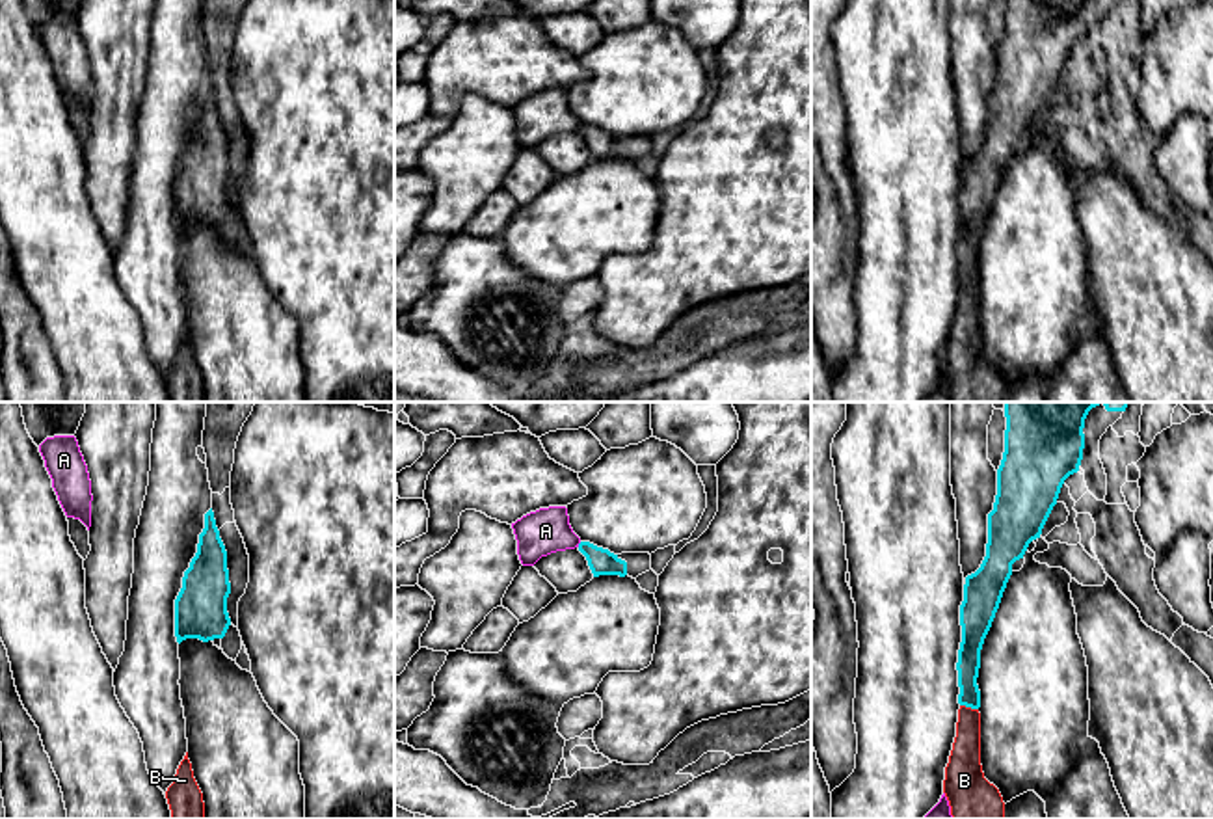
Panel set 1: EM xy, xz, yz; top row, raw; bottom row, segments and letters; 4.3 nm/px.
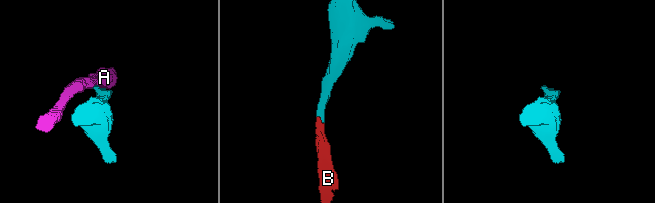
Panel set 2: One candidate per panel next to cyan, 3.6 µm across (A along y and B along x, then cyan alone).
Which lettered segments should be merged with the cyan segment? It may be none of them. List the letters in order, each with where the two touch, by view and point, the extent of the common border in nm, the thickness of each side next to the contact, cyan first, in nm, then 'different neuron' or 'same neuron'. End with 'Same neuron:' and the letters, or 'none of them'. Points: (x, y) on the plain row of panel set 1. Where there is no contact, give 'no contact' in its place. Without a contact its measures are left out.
A: xz (579, 127) | 30 nm | 110/200 nm | different neuron
B: yz (970, 289) | 80 nm | 100/140 nm | same neuron
Same neuron: B

